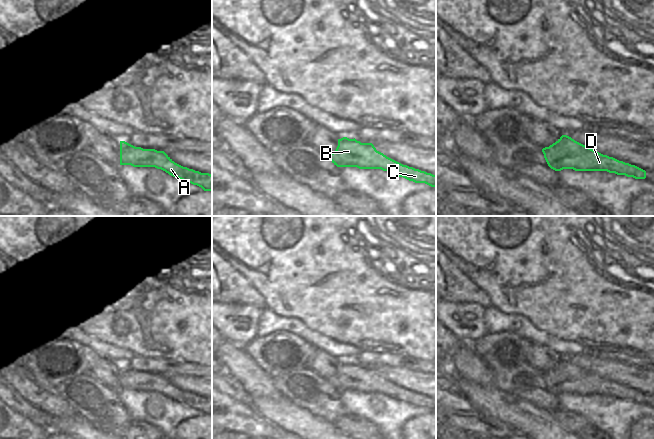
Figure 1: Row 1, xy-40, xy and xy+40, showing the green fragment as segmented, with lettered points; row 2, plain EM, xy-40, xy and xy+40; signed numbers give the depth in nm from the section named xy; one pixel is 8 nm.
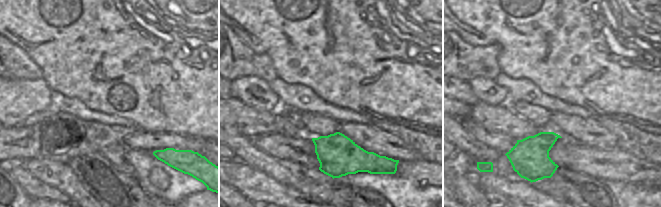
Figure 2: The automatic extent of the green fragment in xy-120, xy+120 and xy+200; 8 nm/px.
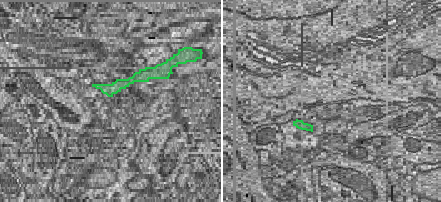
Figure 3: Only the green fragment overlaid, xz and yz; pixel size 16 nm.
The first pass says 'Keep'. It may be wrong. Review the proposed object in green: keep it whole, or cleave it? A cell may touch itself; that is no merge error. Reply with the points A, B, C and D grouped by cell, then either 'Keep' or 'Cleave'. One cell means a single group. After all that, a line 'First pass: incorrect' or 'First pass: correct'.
Groups: A B C D. Keep.
First pass: correct

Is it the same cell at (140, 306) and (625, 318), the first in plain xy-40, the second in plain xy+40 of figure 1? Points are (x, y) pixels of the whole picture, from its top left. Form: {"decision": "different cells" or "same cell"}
{"decision": "same cell"}

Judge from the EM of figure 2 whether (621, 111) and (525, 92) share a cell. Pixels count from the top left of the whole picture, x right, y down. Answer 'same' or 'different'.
different

